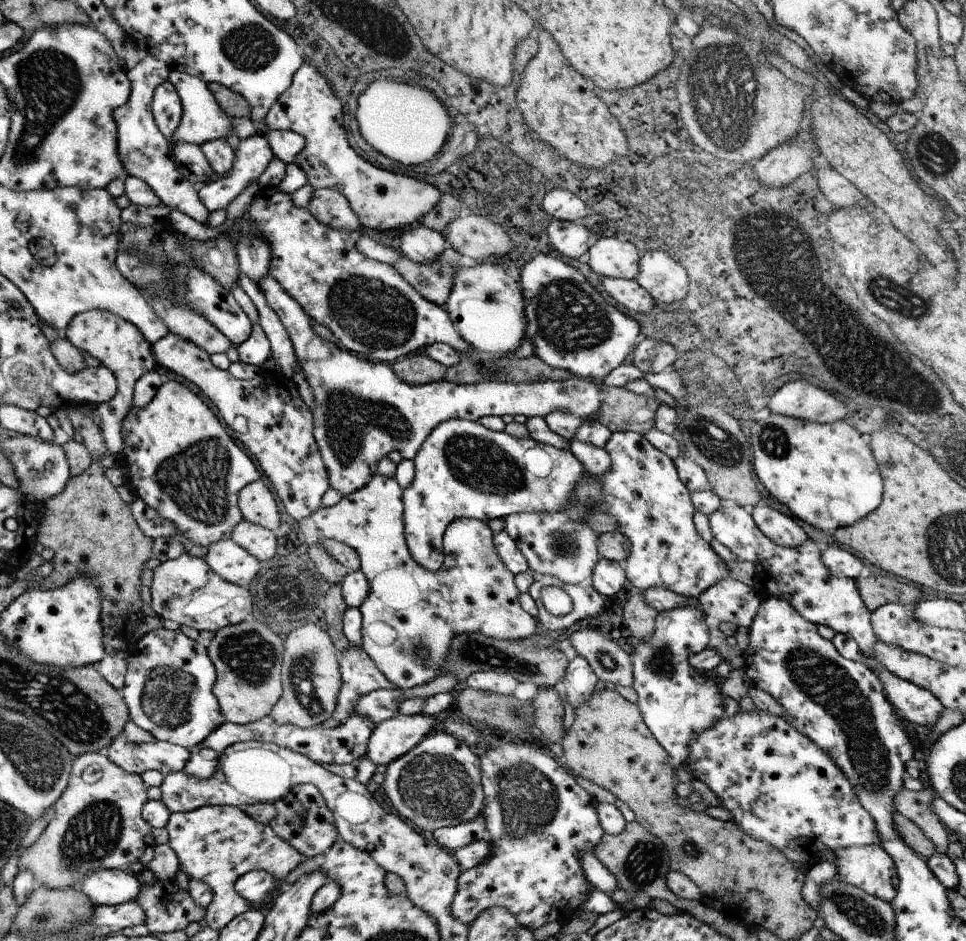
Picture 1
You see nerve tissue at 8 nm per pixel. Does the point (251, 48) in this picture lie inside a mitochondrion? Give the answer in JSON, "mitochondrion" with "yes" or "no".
{"mitochondrion":"yes"}

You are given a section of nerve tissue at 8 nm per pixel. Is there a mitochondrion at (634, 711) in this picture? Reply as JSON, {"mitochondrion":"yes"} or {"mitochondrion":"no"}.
{"mitochondrion":"no"}

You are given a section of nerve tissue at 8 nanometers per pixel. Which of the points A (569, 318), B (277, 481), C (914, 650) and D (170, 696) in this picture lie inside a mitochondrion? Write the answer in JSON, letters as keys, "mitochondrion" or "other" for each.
{"A":"mitochondrion","B":"other","C":"other","D":"mitochondrion"}

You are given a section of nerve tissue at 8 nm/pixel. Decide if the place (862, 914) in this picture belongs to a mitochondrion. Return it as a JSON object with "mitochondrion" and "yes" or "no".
{"mitochondrion":"yes"}

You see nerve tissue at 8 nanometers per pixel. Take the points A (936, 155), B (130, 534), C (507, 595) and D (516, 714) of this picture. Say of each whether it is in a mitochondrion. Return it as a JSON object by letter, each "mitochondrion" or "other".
{"A":"mitochondrion","B":"other","C":"other","D":"mitochondrion"}

